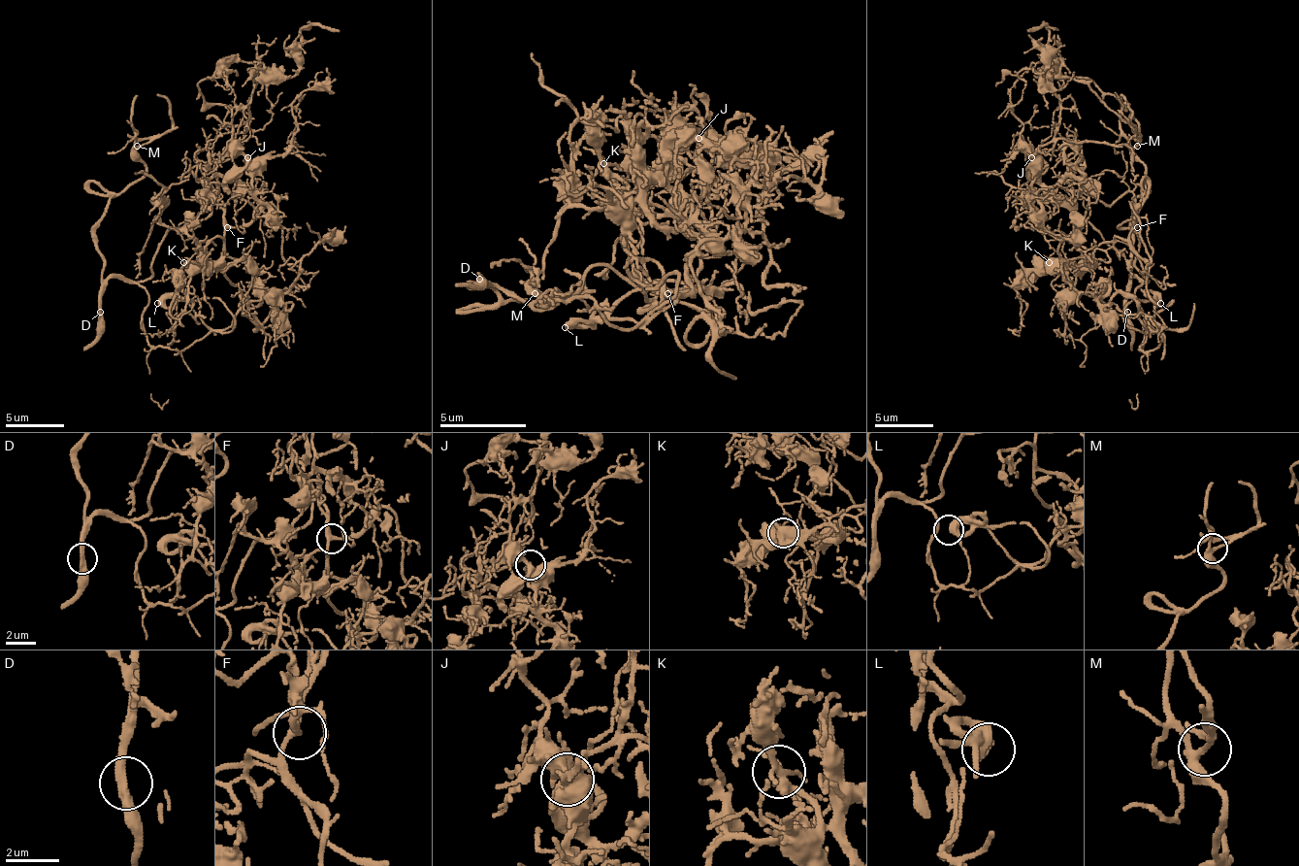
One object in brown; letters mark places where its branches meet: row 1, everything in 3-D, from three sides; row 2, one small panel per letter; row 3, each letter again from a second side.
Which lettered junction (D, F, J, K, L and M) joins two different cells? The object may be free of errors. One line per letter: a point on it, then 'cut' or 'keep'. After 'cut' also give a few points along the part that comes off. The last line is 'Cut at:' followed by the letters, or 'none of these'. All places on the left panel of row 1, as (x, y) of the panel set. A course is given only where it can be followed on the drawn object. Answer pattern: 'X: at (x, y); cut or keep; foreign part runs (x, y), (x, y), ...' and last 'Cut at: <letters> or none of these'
D: at (100, 312); keep
F: at (227, 227); keep
J: at (247, 157); keep
K: at (183, 262); keep
L: at (157, 303); keep
M: at (137, 146); keep
Cut at: none of these

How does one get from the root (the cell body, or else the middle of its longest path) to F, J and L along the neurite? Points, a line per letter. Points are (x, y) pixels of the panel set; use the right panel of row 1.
F: (1090, 192), (1108, 204), (1120, 195), (1131, 192), (1137, 227)
J: (1090, 192), (1075, 178), (1046, 186), (1028, 163), (1031, 157)
L: (1090, 192), (1137, 204), (1120, 227), (1149, 280), (1134, 294), (1140, 350), (1160, 342), (1160, 303)

